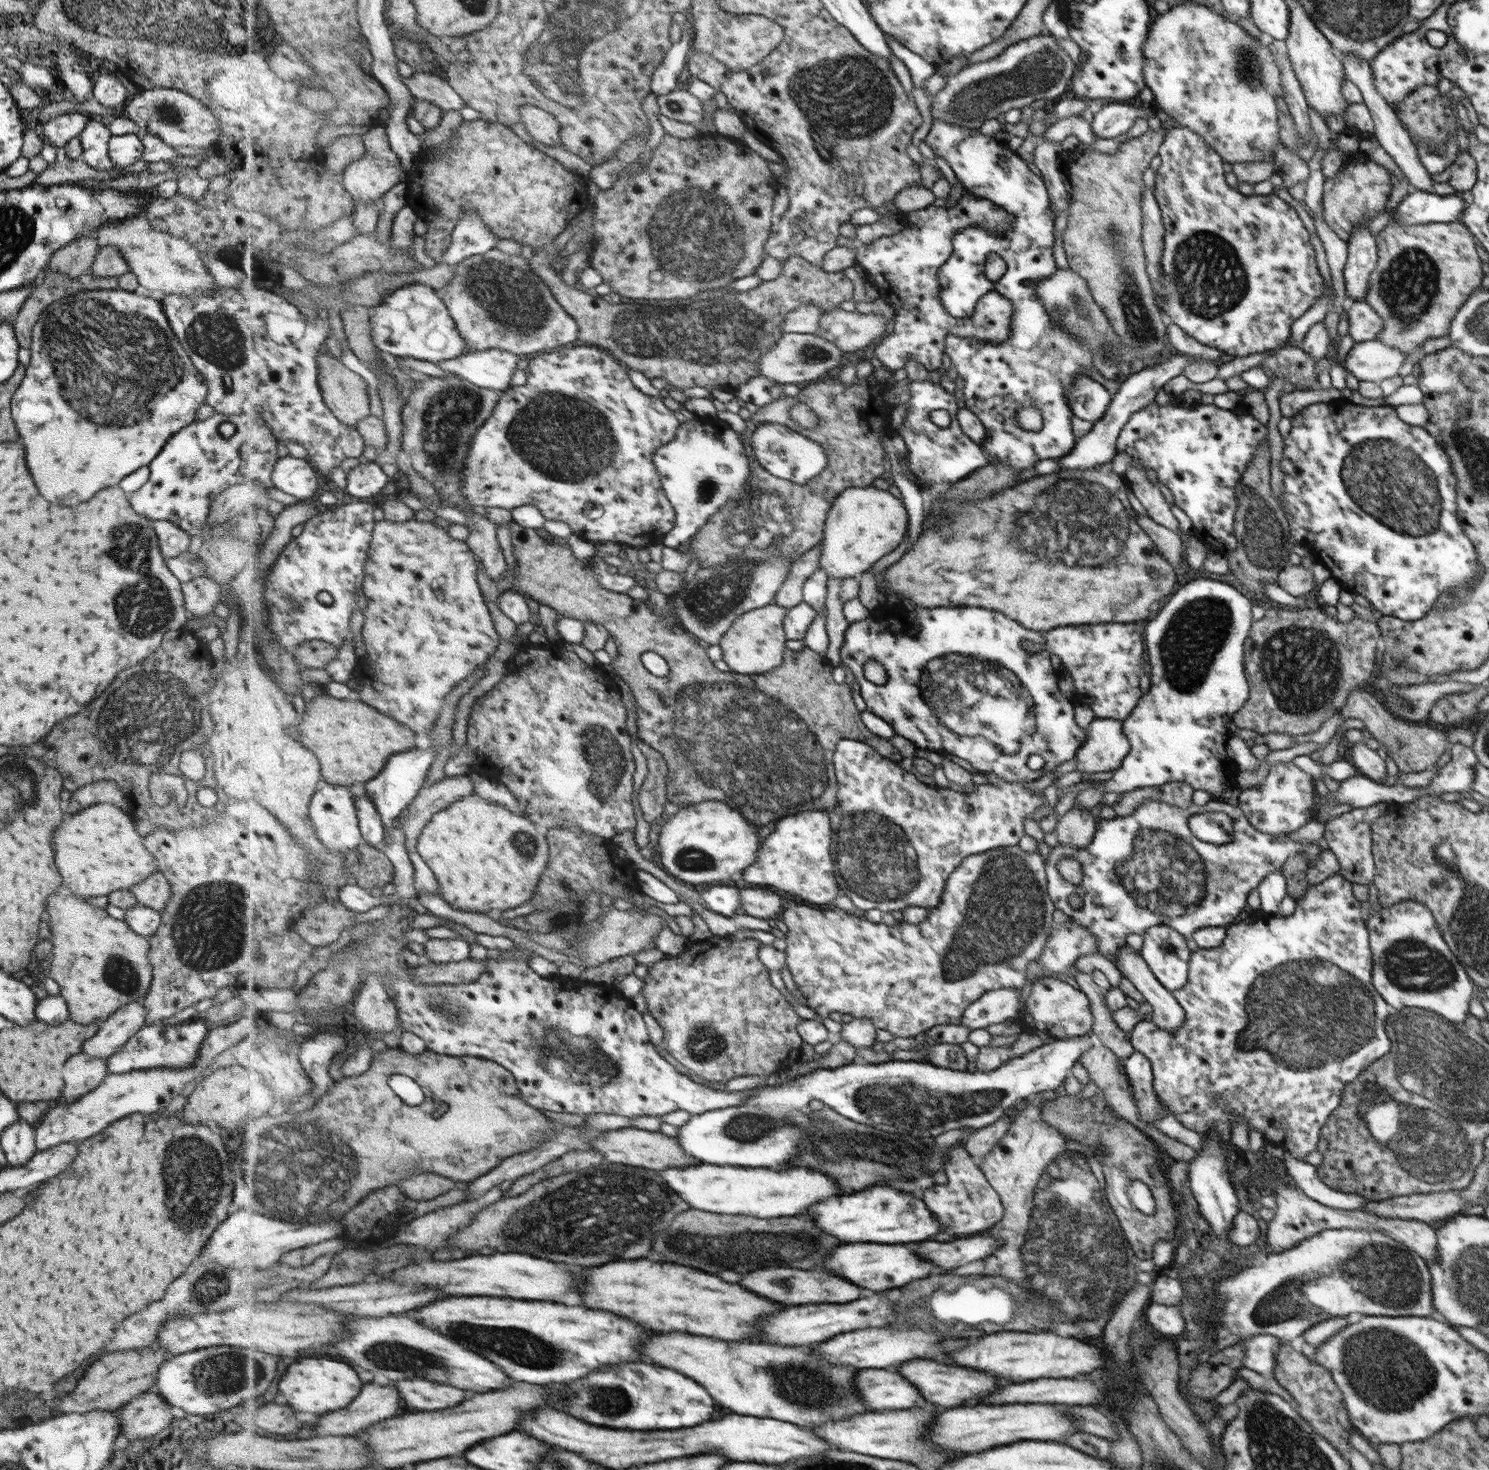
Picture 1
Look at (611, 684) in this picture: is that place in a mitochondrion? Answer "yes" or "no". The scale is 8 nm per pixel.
no

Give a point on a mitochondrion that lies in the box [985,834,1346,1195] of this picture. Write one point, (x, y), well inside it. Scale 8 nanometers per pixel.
(1076, 1119)

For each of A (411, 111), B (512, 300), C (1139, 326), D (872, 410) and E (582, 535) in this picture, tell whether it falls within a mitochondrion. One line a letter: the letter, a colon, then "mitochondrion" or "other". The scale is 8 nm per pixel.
A: other
B: mitochondrion
C: mitochondrion
D: other
E: other

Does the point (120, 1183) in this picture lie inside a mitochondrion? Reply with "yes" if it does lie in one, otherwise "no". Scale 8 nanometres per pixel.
no

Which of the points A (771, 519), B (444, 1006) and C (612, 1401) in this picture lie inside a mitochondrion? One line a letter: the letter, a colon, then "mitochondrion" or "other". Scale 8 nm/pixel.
A: mitochondrion
B: mitochondrion
C: mitochondrion

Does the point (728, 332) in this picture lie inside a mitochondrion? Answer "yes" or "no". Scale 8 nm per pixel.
yes

